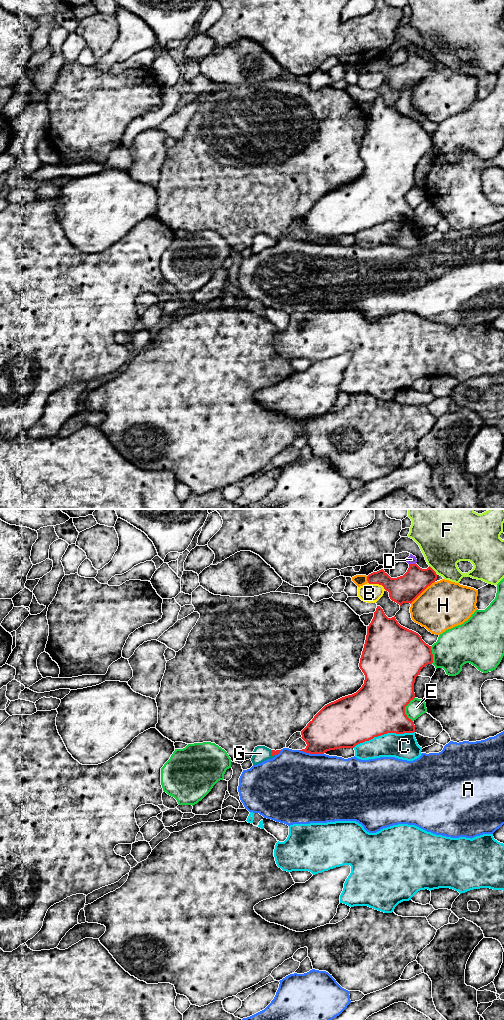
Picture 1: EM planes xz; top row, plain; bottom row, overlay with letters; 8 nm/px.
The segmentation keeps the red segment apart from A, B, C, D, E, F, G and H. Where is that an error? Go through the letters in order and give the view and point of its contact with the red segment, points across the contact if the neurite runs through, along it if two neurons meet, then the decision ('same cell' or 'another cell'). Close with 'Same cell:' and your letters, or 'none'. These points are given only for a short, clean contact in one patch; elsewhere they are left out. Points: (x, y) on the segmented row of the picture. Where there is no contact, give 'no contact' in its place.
A: meets red in xz at (311, 753); another cell
B: meets red in xz at (377, 583); border along xz (368, 582), (380, 584), (385, 589); another cell
C: meets red in xz at (383, 734); another cell
D: meets red in xz at (412, 564); another cell
E: meets red in xz at (404, 709); another cell
F: meets red in xz at (433, 570); another cell
G: meets red in xz at (271, 754); runs through xz (273, 752), (271, 754), (261, 753); same cell
H: meets red in xz at (422, 591); another cell
Same cell: G

